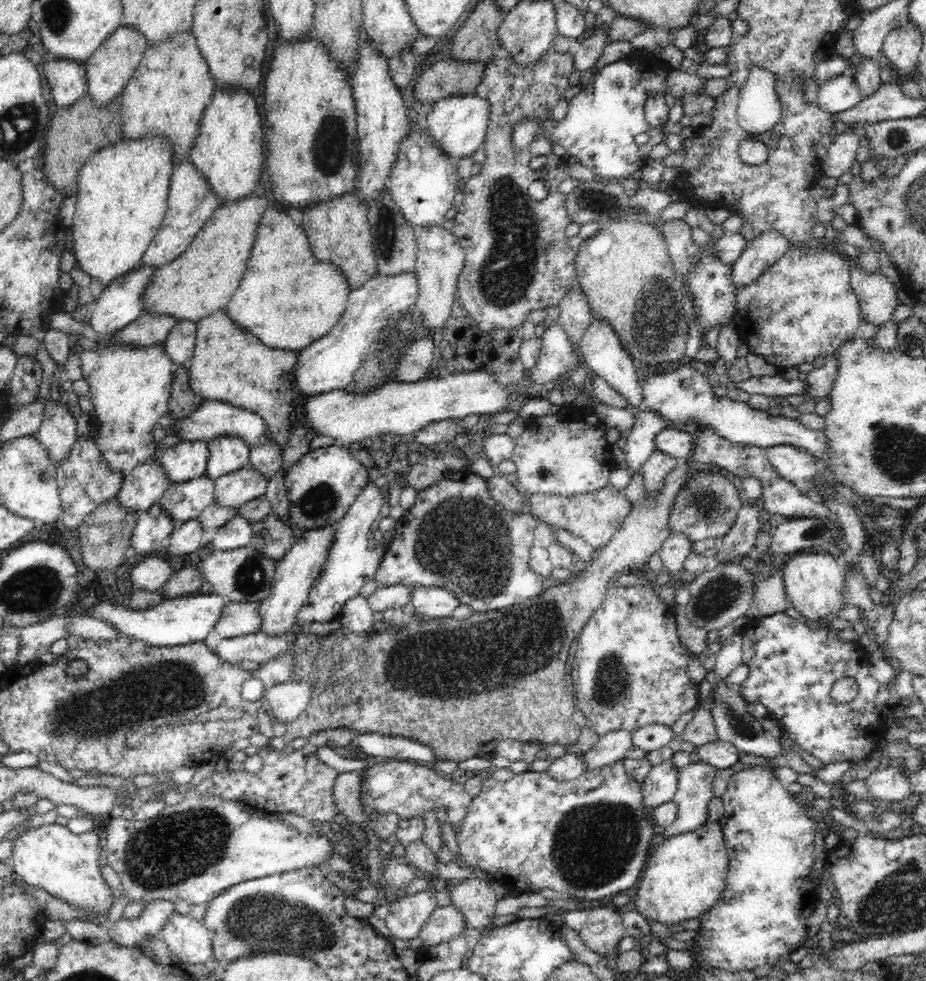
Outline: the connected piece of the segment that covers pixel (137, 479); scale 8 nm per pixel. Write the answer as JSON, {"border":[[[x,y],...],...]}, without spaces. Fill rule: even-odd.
{"border":[[[155,458],[134,467],[125,476],[121,489],[117,494],[120,506],[128,512],[142,512],[158,503],[162,493],[171,482],[165,470]]]}

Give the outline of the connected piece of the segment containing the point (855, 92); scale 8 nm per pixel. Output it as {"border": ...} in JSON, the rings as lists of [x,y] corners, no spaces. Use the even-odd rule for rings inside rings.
{"border":[[[848,73],[830,78],[818,87],[817,104],[822,110],[832,114],[854,108],[864,97],[855,77]]]}

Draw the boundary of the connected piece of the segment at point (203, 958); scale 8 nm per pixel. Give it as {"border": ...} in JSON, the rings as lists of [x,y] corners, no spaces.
{"border":[[[170,915],[160,936],[181,962],[205,964],[212,959],[212,933],[191,915]]]}

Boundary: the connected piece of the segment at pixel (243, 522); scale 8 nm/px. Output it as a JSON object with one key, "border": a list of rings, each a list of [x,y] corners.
{"border":[[[239,514],[217,528],[212,539],[215,550],[236,550],[251,543],[253,525]]]}

